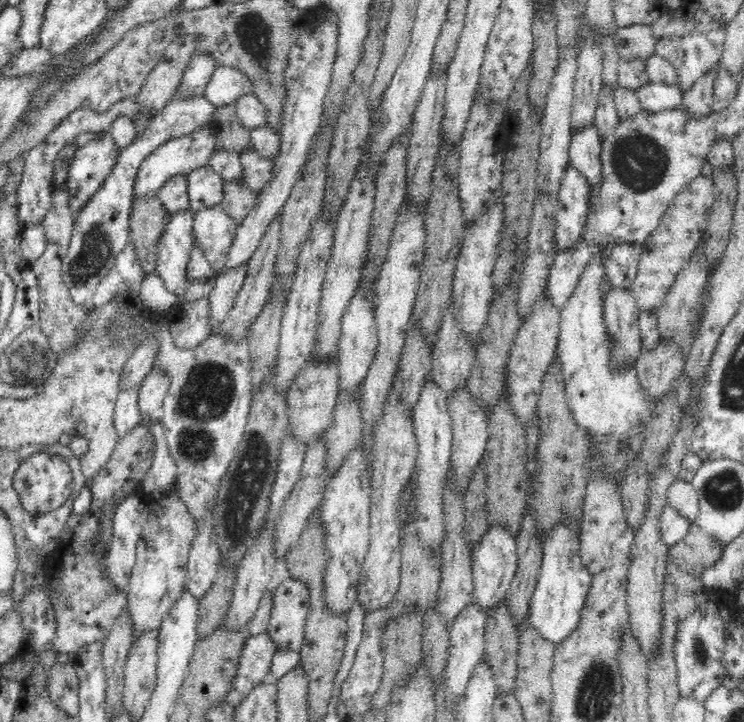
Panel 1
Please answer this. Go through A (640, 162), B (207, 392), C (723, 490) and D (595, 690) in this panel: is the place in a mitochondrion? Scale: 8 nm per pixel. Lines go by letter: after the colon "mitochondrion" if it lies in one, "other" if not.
A: mitochondrion
B: mitochondrion
C: mitochondrion
D: mitochondrion

